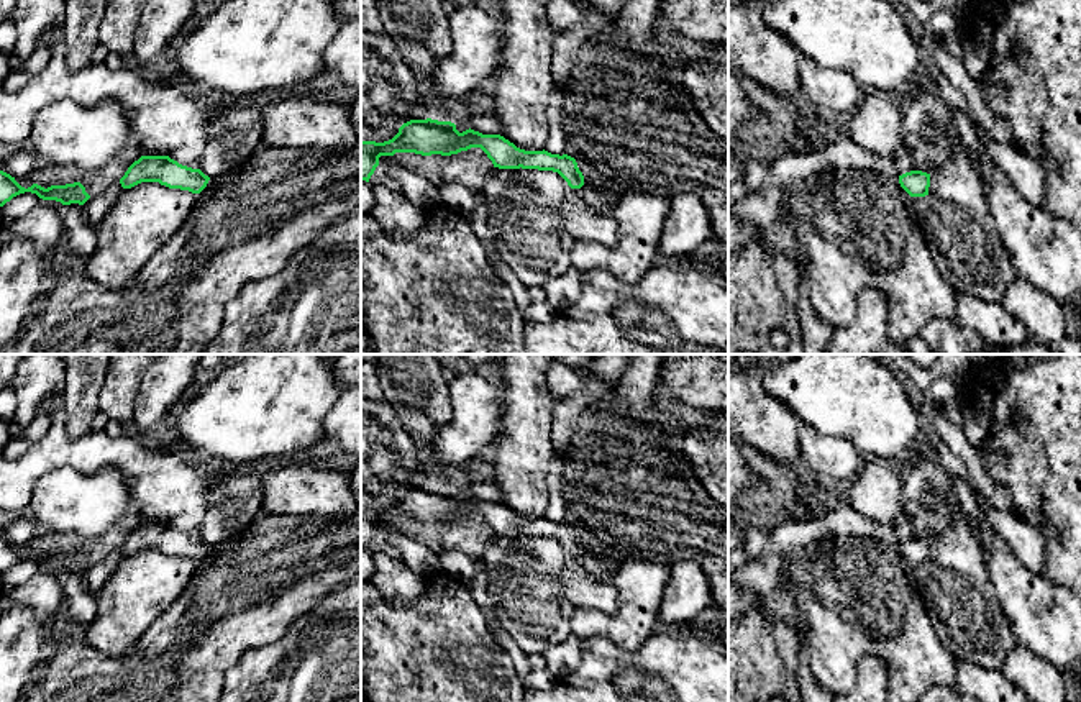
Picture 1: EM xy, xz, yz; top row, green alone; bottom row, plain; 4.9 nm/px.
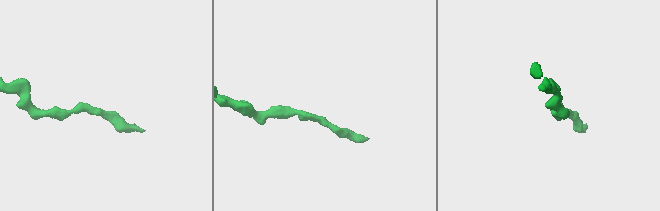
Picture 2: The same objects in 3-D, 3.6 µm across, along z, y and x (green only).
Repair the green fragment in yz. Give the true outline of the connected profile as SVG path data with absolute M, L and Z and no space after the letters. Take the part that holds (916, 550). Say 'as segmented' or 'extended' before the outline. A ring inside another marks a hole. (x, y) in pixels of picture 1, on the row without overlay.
as segmented; M910 538L899 543L899 551L910 564L925 564L928 563L930 541Z

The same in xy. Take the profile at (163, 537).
as segmented; M141 523L128 535L120 551L123 556L131 556L141 549L159 549L169 556L200 561L208 548L210 545L200 536L182 533L169 523Z

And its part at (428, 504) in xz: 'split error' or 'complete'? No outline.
complete

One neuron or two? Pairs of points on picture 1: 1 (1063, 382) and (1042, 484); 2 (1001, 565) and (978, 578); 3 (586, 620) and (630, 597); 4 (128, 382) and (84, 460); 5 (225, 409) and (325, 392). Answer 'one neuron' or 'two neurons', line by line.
1: one neuron
2: two neurons
3: one neuron
4: two neurons
5: one neuron

